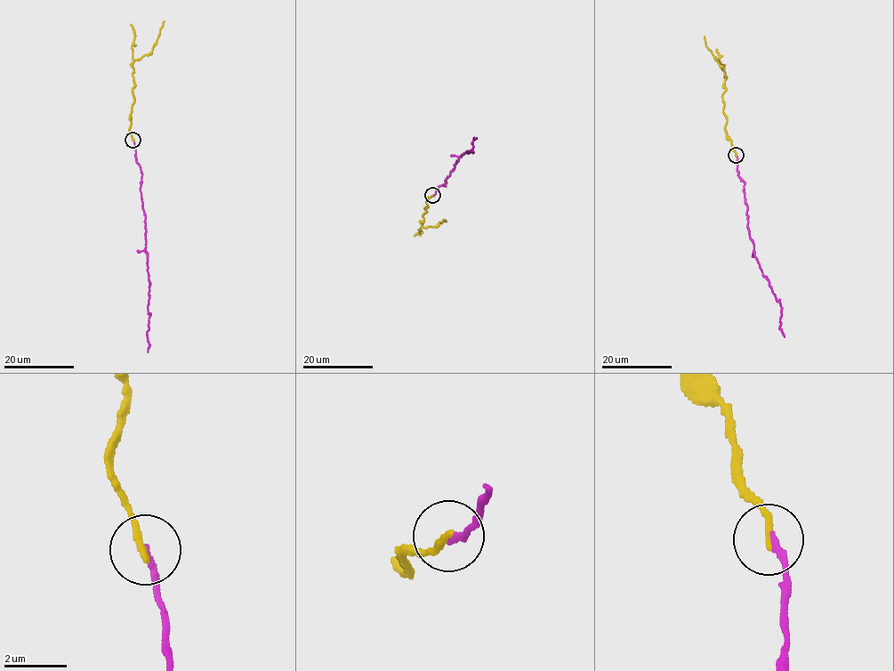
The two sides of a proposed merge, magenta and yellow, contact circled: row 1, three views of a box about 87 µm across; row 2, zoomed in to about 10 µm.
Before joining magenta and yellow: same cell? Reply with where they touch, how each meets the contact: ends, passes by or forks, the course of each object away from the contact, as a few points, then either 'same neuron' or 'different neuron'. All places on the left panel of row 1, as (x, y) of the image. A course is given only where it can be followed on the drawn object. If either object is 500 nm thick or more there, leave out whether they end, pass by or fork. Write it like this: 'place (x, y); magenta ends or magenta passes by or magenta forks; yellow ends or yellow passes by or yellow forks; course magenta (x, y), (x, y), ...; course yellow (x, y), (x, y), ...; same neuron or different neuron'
place (132, 140); magenta ends; yellow ends; course magenta (133, 141), (141, 177), (140, 192), (146, 233), (149, 315), (147, 351); course yellow (133, 140), (129, 131), (134, 100), (132, 62), (148, 54), (164, 20); same neuron

